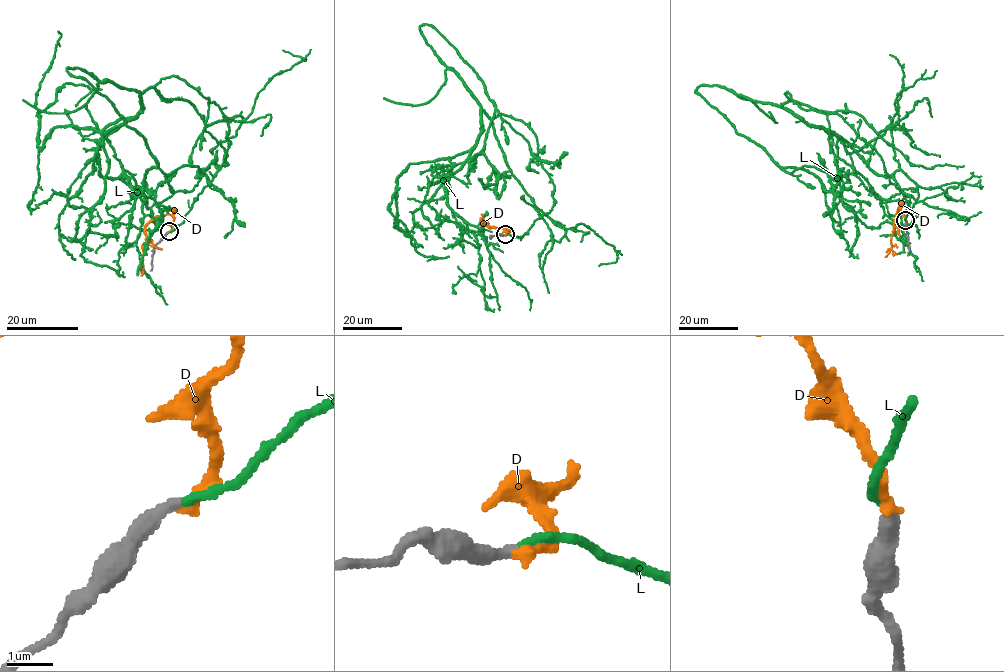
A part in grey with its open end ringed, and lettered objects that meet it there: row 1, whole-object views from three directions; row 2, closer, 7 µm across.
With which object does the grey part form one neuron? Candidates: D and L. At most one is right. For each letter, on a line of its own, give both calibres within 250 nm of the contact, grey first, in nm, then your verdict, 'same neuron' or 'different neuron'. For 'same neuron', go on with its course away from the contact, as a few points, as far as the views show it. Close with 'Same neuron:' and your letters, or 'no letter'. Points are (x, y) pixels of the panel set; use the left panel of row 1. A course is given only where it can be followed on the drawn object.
D: 340/300 nm | different neuron
L: 340/180 nm | same neuron | via (169, 232), (221, 167), (227, 118), (176, 77), (141, 93), (66, 69), (157, 164), (137, 275)
Same neuron: L

